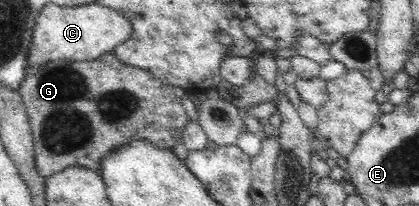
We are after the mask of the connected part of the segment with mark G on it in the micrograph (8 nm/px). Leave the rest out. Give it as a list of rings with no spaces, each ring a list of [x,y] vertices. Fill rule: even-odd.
[[[111,52],[89,62],[63,60],[37,69],[26,67],[24,73],[19,92],[32,127],[33,163],[45,179],[73,166],[85,167],[100,175],[104,159],[133,140],[145,140],[154,148],[163,150],[173,150],[182,142],[188,118],[181,98],[149,71],[119,62]]]

